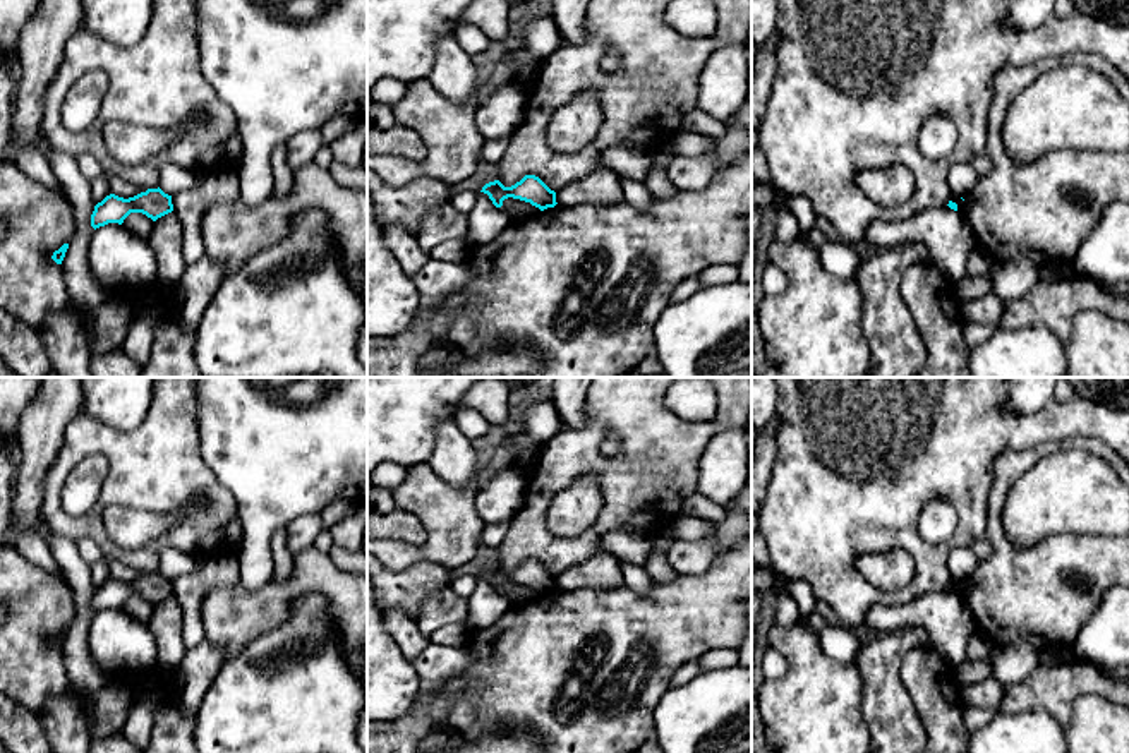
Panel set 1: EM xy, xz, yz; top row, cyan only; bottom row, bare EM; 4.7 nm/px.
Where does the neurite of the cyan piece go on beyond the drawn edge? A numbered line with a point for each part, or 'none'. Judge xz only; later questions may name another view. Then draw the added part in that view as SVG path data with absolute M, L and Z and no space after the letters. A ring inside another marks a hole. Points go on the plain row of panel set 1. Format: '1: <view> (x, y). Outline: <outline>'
none

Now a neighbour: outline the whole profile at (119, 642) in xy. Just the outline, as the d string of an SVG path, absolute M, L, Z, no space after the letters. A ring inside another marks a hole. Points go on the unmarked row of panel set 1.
M118 607L94 614L88 643L93 659L112 674L141 672L158 664L158 647L148 624Z

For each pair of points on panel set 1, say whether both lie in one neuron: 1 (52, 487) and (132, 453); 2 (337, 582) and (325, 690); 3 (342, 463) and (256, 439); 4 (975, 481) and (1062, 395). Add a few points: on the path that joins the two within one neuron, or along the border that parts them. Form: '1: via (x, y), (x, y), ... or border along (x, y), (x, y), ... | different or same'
1: via (64, 465), (83, 446), (110, 446) | same
2: border along (309, 596), (323, 601), (349, 666) | different
3: via (321, 457), (277, 457) | same
4: border along (1074, 395), (1064, 402), (1052, 400) | different

